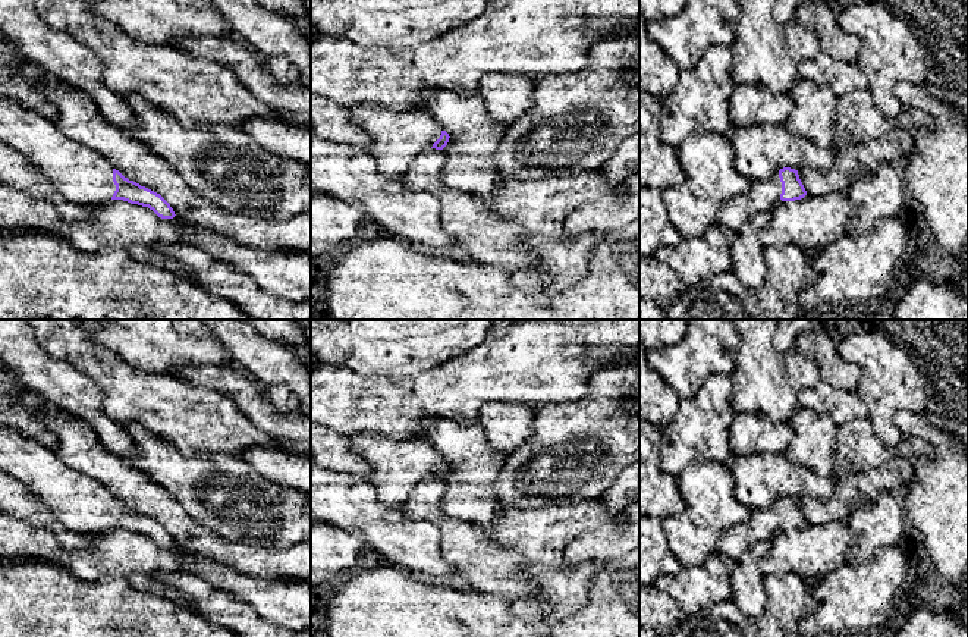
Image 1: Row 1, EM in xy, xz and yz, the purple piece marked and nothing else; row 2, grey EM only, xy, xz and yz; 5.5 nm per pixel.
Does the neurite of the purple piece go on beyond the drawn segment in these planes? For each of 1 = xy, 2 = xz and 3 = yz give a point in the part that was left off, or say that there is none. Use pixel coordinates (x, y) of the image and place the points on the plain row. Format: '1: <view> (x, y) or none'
1: xy (79, 504)
2: xz (396, 466)
3: yz (763, 523)

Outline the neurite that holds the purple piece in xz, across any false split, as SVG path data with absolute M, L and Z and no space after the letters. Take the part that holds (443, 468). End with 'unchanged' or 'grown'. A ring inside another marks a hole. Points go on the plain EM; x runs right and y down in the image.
M380 434L349 437L352 451L371 465L367 476L378 499L392 508L400 508L414 487L431 477L443 478L449 462L425 439L395 440Z; grown

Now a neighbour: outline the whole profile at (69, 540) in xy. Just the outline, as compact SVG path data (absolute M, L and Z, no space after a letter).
M59 528L56 536L60 545L63 546L63 549L66 550L76 550L76 549L87 547L89 545L88 536L67 531L65 528Z

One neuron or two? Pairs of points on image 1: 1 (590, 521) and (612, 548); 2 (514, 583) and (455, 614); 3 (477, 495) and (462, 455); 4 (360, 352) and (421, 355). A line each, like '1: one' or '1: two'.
1: two
2: two
3: one
4: one

